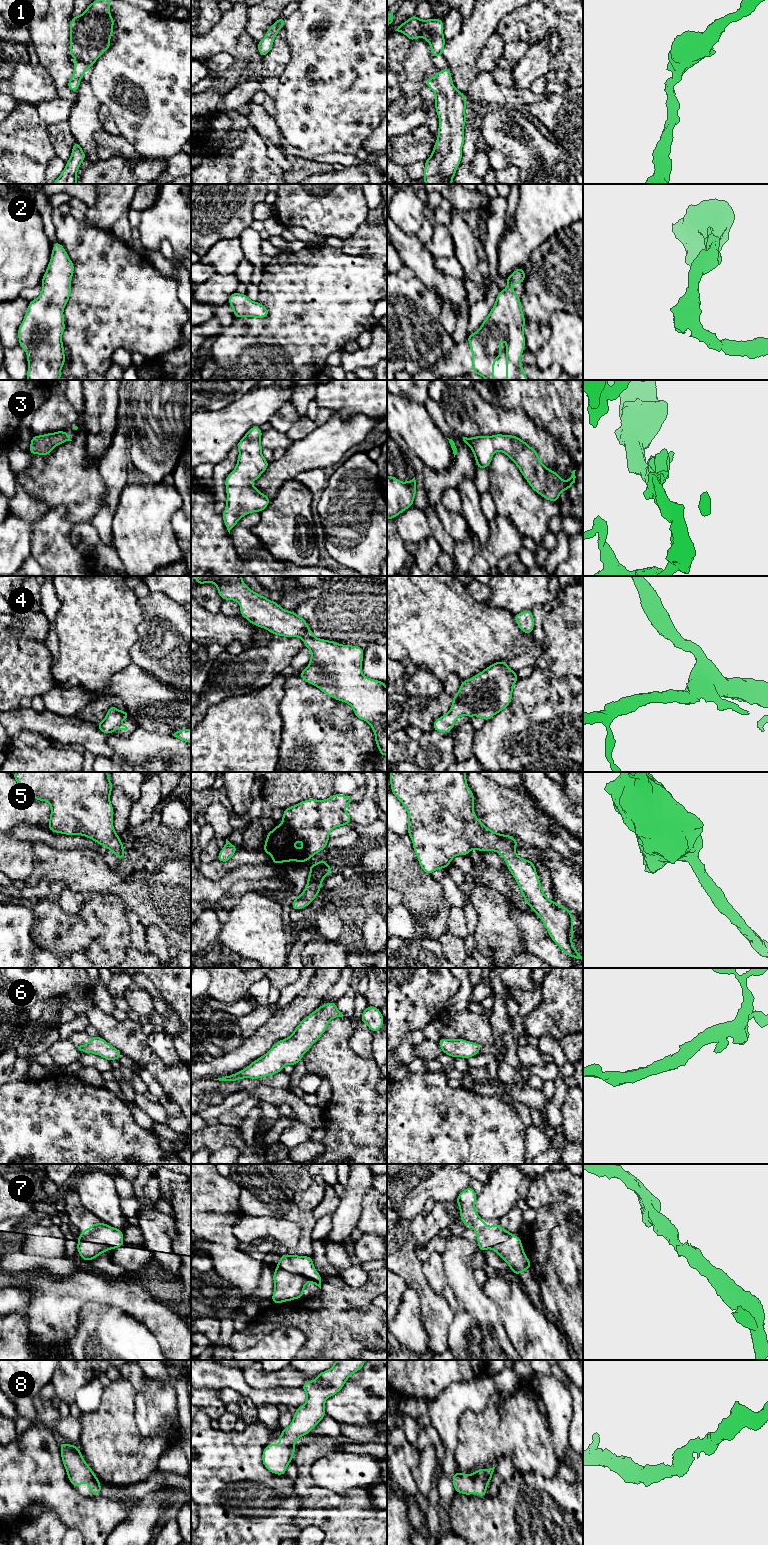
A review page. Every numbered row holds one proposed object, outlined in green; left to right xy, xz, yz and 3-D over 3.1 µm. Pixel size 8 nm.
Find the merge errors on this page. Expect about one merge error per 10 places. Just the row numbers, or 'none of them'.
none of them

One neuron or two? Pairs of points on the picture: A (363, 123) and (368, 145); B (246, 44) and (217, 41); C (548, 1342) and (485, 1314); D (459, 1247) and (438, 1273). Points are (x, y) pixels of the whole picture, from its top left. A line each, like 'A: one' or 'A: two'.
A: two
B: one
C: two
D: two

